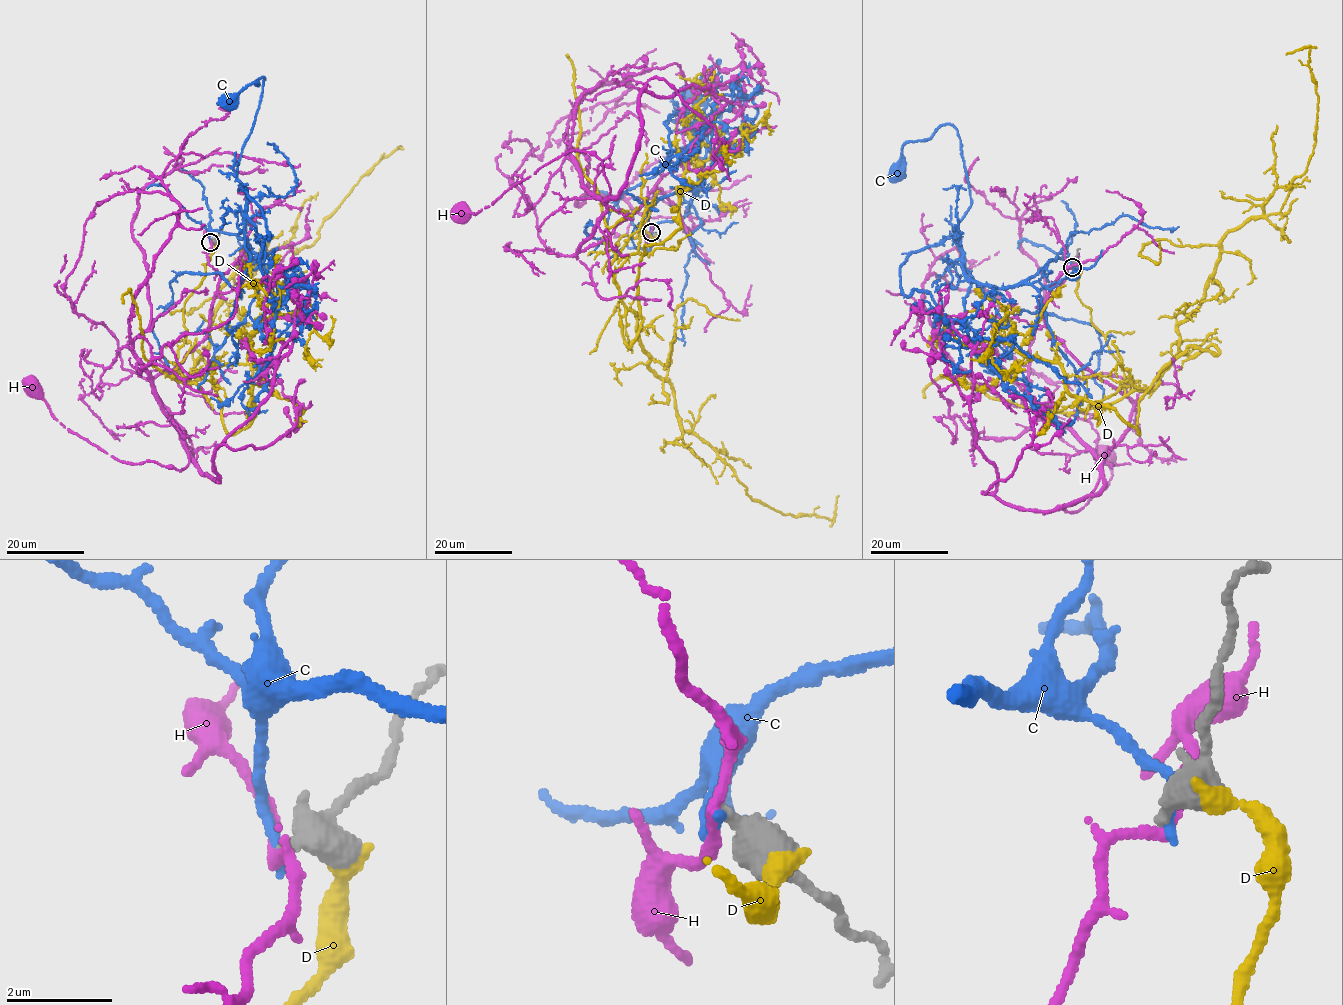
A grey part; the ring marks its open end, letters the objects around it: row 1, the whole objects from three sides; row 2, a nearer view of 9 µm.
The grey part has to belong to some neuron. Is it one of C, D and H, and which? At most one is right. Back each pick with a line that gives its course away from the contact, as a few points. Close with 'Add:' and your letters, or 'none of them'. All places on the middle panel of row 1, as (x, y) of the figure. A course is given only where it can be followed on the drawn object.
Add: none of them

